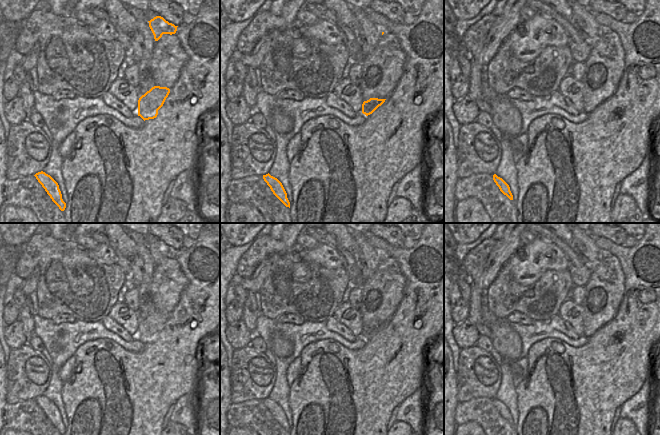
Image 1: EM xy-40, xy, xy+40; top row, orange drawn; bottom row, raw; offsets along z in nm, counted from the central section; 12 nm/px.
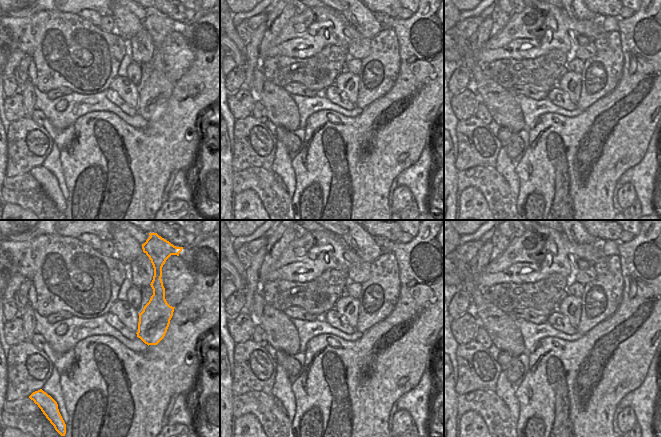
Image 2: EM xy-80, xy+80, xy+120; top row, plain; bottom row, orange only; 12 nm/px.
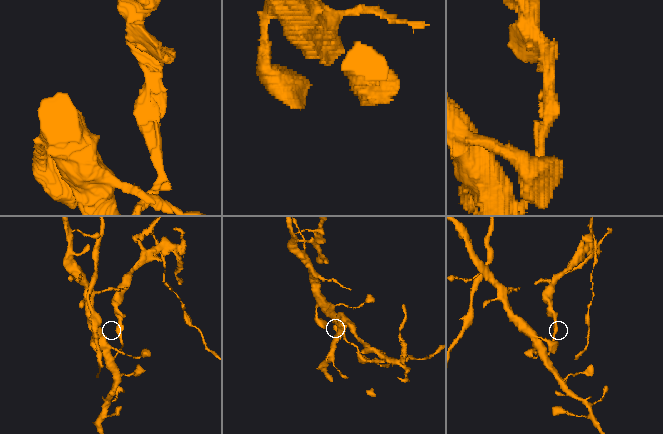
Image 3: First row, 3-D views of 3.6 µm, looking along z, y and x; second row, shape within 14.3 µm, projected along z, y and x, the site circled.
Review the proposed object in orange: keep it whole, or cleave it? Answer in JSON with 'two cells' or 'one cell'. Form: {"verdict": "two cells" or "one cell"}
{"verdict": "two cells"}

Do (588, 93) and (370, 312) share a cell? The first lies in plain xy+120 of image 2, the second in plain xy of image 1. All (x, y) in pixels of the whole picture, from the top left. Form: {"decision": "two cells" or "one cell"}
{"decision": "one cell"}

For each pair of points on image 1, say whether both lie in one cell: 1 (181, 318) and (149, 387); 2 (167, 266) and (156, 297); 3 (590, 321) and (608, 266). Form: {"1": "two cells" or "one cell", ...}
{"1": "one cell", "2": "one cell", "3": "one cell"}

